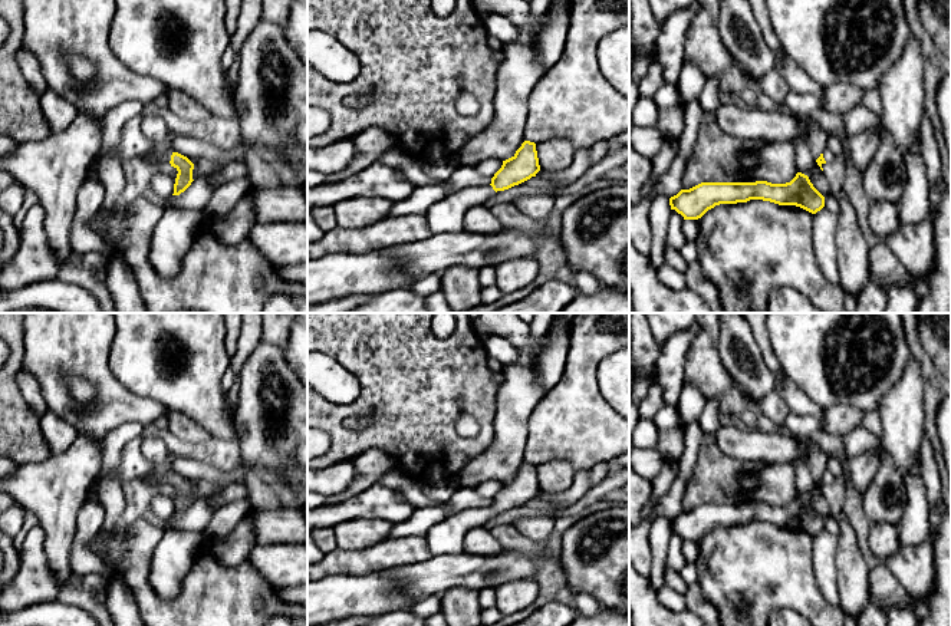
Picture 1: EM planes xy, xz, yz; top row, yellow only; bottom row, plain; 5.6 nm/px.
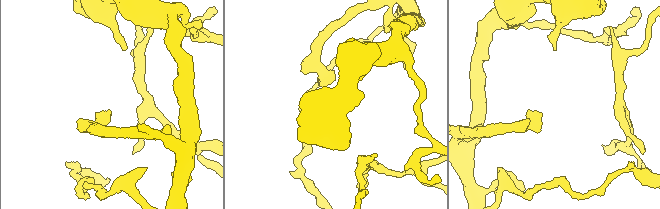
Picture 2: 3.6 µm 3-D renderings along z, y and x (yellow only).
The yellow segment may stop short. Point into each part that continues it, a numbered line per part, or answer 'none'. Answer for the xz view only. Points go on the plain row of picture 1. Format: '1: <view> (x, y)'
1: xz (447, 536)

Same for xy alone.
1: xy (155, 478)

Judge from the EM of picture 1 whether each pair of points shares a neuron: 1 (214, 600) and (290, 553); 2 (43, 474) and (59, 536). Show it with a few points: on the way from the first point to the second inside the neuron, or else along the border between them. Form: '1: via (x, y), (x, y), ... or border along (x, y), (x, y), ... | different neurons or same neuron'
1: border along (246, 559), (275, 589) | different neurons
2: via (52, 490), (55, 493), (58, 520) | same neuron

